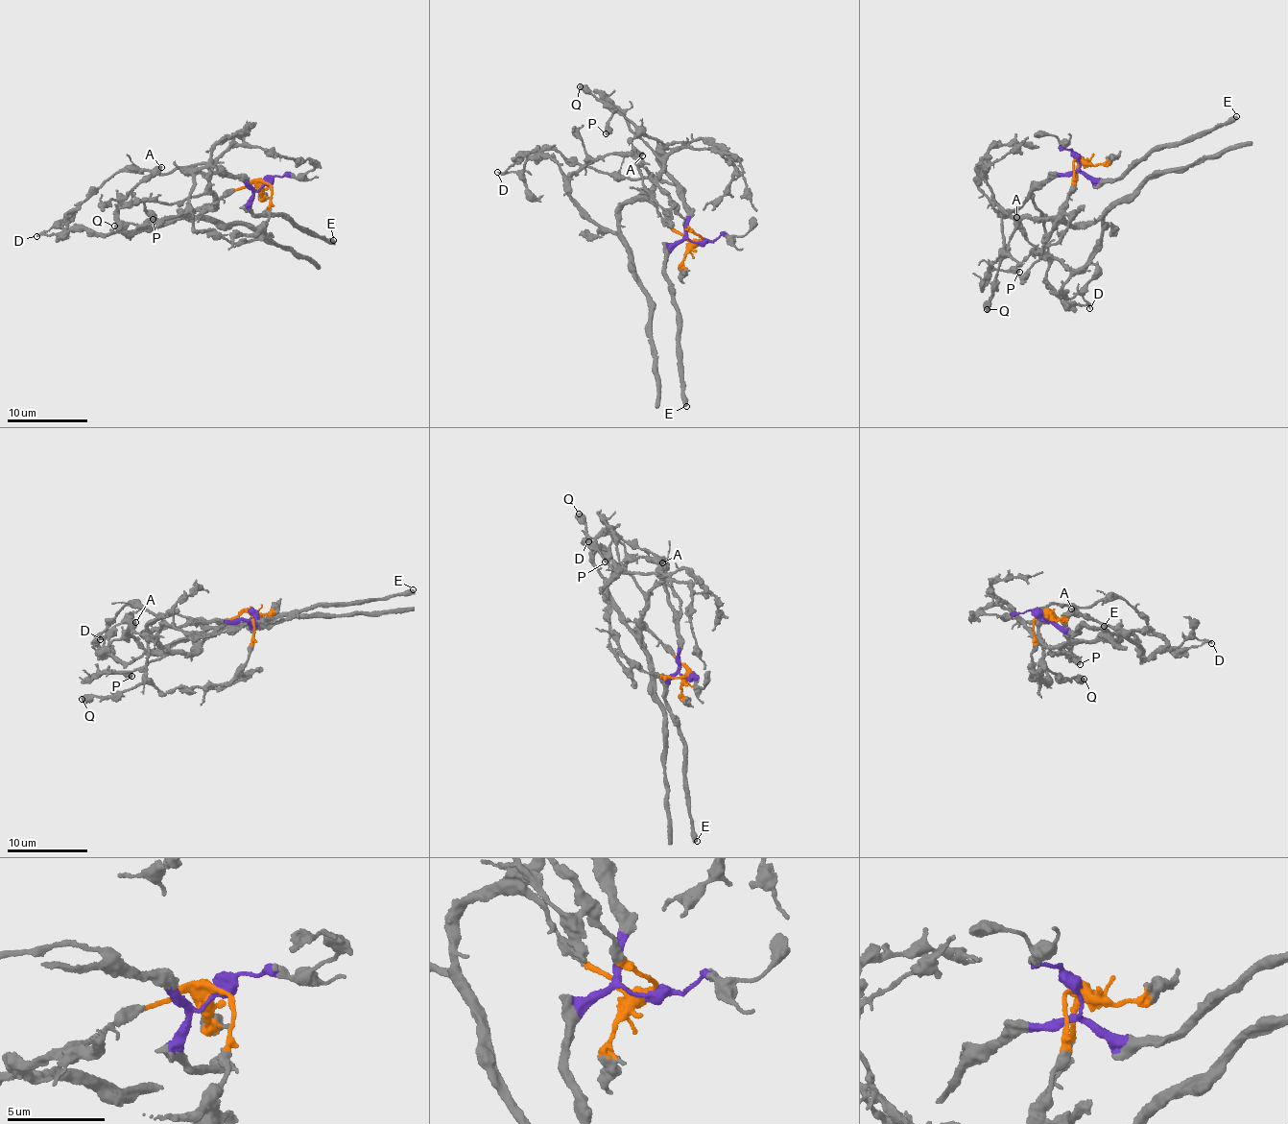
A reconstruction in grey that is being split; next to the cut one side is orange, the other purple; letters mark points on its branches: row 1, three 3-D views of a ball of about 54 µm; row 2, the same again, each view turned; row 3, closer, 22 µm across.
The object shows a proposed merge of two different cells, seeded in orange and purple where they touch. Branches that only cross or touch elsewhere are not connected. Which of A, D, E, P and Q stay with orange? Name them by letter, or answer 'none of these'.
A, P

